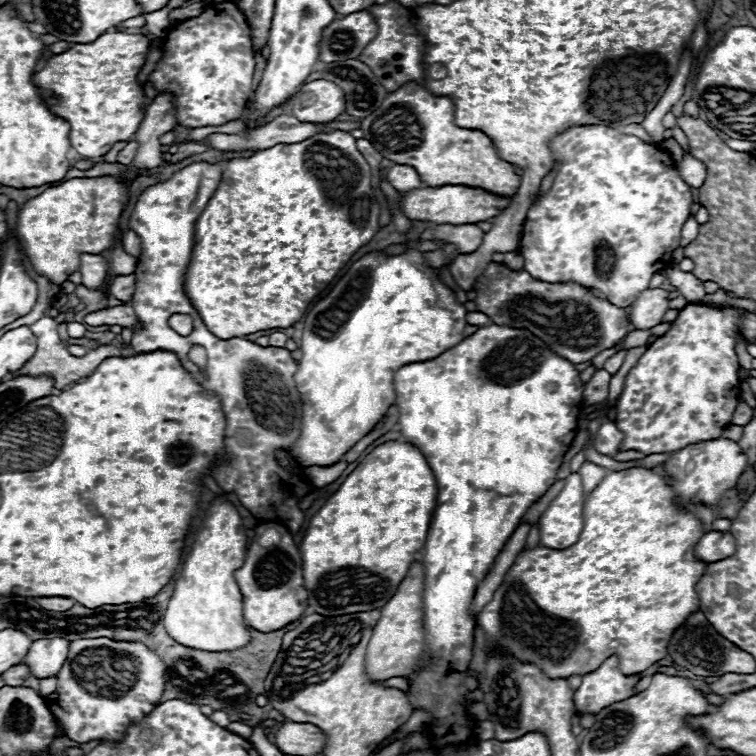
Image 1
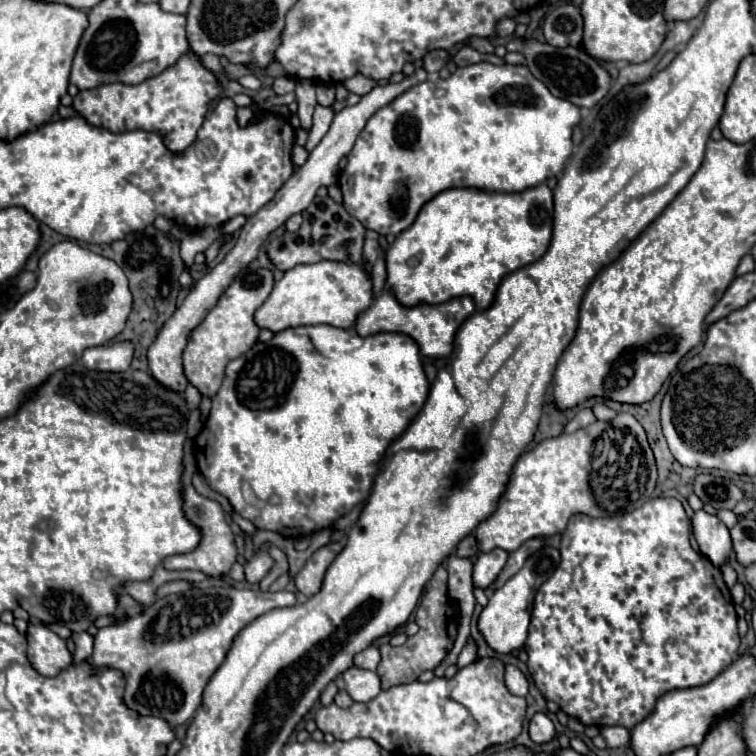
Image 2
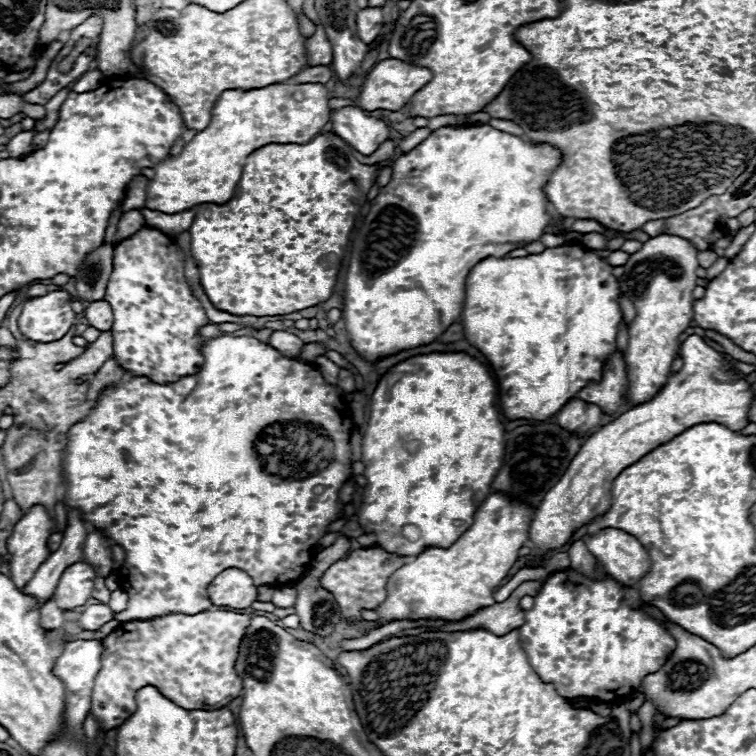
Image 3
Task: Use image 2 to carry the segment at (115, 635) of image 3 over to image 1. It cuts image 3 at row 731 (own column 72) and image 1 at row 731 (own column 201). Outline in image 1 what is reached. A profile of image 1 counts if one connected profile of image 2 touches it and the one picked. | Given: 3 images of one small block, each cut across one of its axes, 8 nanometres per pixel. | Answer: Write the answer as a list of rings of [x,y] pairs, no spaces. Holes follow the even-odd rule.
[[[84,638],[70,644],[70,654],[58,672],[58,688],[46,696],[46,704],[62,728],[62,734],[74,742],[86,744],[92,740],[100,742],[122,742],[126,730],[132,724],[140,724],[160,702],[168,682],[168,664],[142,642],[116,642],[110,638]]]

